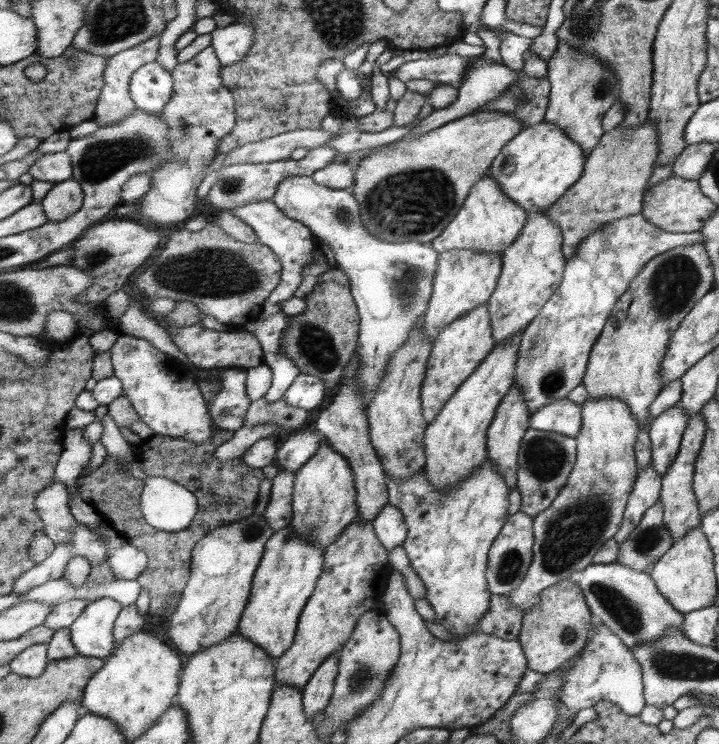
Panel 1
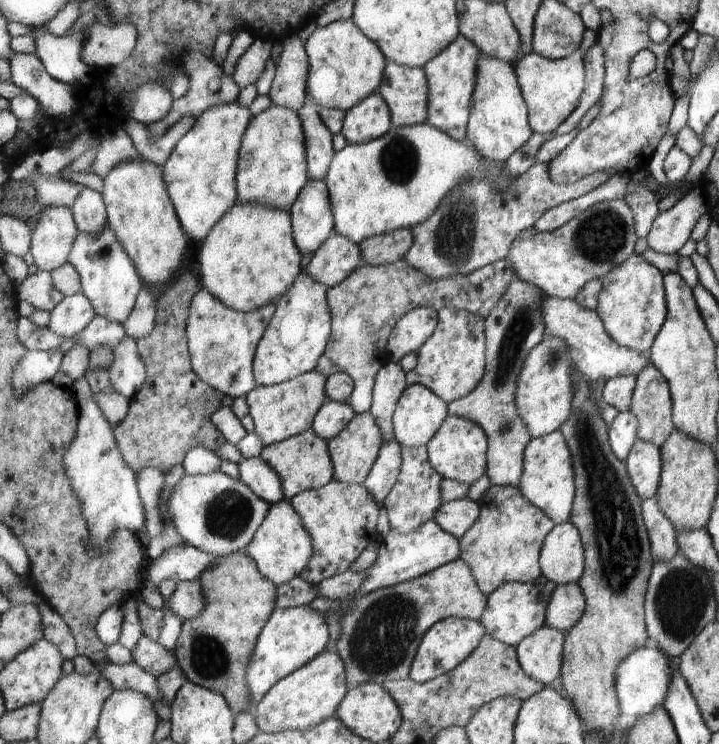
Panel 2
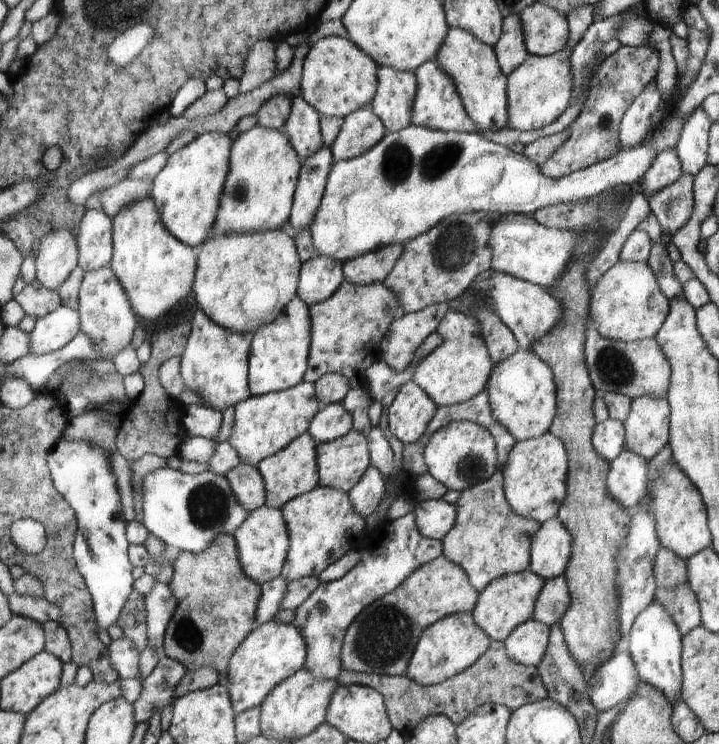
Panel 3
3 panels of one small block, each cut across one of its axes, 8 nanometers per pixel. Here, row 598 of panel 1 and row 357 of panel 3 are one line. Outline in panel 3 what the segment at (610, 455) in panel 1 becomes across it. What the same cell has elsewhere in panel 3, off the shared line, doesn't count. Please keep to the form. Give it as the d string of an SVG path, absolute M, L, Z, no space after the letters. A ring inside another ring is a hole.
M519 350L511 358L495 364L486 390L493 416L517 441L550 432L557 414L557 385L552 367L532 350Z

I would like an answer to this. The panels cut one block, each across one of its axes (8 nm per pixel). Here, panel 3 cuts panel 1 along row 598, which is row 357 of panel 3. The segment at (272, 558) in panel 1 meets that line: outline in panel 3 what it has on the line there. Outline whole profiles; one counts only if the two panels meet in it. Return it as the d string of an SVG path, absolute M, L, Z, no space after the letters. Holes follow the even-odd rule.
M299 296L268 325L255 331L249 359L249 388L253 397L284 391L304 382L312 349L312 315Z

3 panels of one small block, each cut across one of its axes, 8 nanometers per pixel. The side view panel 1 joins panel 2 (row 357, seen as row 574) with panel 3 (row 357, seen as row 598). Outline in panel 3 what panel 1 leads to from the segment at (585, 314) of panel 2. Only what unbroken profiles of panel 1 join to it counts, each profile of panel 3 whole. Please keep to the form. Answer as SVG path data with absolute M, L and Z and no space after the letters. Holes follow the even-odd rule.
M589 317L584 342L584 362L592 385L600 393L619 393L630 399L656 399L666 395L670 379L669 363L654 338L633 342L607 340L600 337Z

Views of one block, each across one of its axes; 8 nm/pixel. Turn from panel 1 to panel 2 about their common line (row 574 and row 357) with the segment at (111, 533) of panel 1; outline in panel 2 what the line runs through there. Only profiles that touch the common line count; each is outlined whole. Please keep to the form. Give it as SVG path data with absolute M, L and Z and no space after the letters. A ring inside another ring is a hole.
M128 335L115 350L114 361L108 370L114 392L132 394L145 384L148 372L138 348L138 340Z

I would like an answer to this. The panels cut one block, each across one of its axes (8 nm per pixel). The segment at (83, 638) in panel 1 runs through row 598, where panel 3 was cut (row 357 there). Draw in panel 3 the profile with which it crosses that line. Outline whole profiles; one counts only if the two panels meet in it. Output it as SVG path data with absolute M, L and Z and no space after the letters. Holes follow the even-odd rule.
M111 266L86 273L80 290L80 333L86 334L100 351L100 358L109 361L131 344L140 320L131 299Z

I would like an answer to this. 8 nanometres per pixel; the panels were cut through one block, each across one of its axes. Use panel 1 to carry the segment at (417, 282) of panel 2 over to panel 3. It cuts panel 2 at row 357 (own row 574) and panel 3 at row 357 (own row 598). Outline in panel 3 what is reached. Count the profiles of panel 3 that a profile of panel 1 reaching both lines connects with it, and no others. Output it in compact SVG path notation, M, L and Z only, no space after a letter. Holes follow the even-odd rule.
M345 281L329 299L310 307L312 349L304 382L316 384L327 373L344 374L353 388L367 388L367 369L381 359L382 342L395 319L402 317L396 294L384 281L356 285Z

